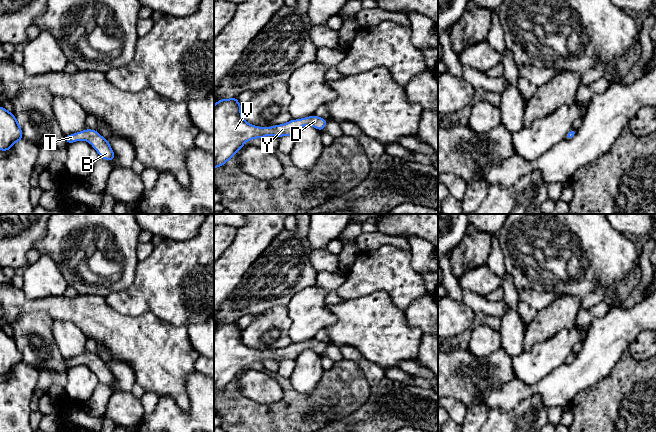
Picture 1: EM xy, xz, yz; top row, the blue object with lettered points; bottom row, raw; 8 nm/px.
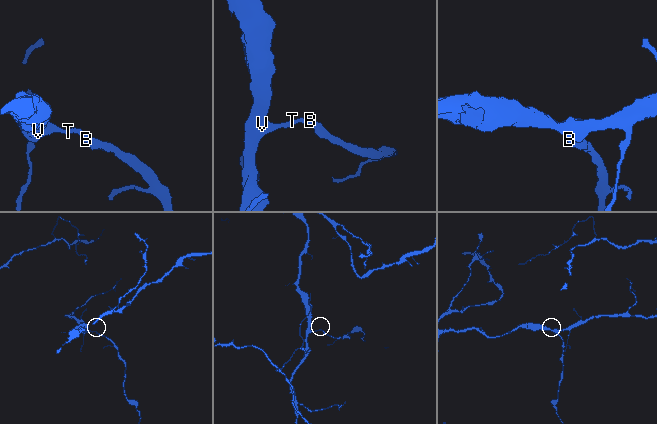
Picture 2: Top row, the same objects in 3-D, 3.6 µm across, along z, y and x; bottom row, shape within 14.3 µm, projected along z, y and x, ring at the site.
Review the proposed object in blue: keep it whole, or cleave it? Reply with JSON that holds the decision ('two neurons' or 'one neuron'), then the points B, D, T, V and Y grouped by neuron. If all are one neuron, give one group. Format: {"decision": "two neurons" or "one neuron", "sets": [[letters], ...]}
{"decision": "one neuron", "sets": [["B", "D", "T", "V", "Y"]]}

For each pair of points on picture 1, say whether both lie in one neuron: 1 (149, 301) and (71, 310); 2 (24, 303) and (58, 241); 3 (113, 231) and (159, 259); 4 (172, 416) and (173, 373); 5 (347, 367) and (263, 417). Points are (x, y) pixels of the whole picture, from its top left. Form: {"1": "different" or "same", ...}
{"1": "different", "2": "different", "3": "different", "4": "different", "5": "same"}

